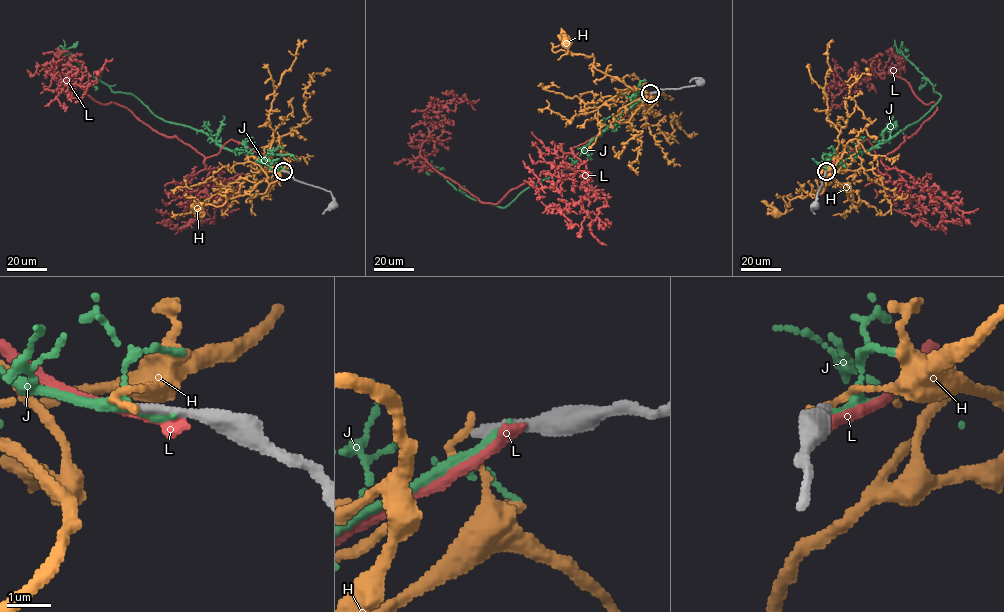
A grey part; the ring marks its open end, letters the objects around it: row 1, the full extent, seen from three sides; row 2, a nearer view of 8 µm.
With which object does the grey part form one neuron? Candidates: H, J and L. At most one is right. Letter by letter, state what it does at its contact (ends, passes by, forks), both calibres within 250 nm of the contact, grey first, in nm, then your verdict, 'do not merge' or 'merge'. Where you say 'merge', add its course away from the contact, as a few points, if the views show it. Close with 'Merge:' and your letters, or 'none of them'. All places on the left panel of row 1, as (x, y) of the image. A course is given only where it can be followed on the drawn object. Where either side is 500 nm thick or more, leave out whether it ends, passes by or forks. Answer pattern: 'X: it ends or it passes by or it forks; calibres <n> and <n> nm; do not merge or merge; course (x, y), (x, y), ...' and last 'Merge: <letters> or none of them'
H: it ends; calibres 240 and 160 nm; do not merge
J: it ends; calibres 280 and 220 nm; do not merge
L: it ends; calibres 400 and 280 nm; do not merge
Merge: none of them

